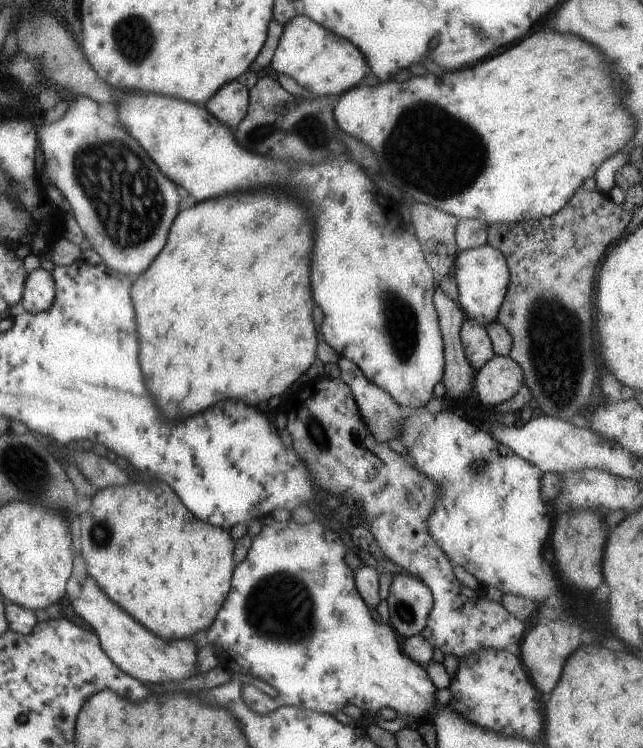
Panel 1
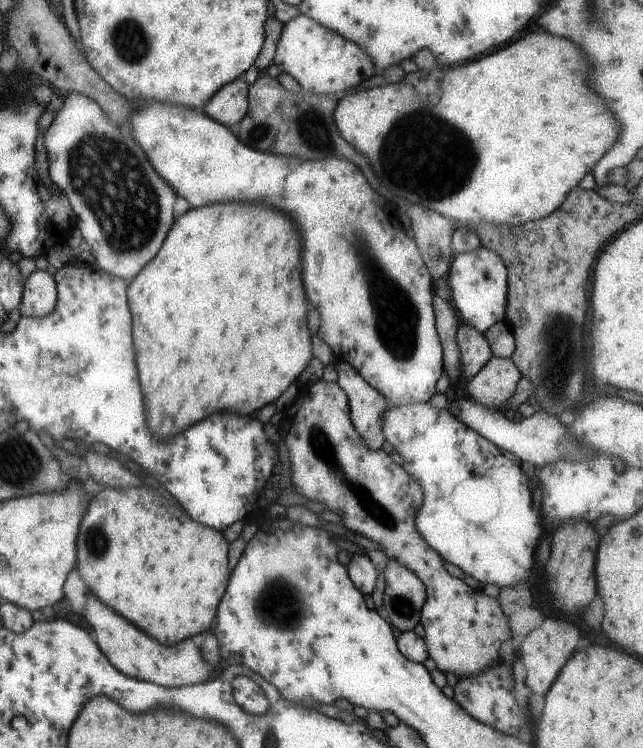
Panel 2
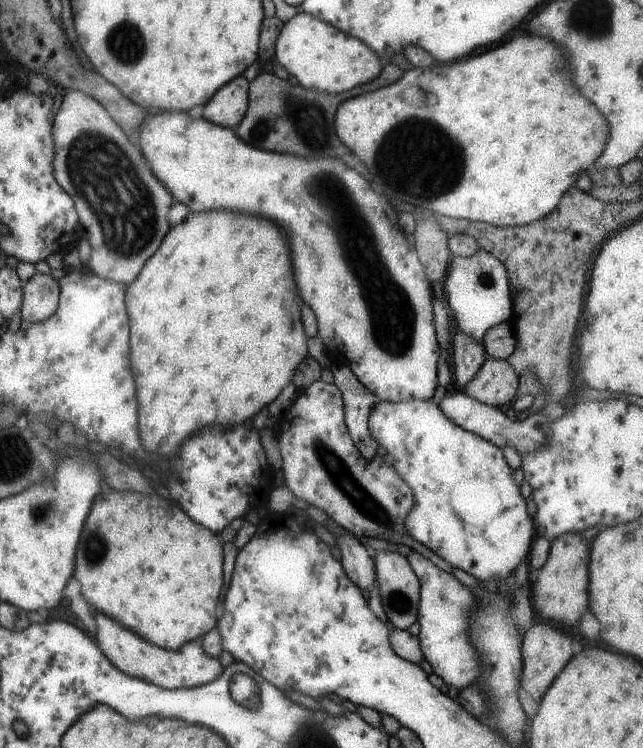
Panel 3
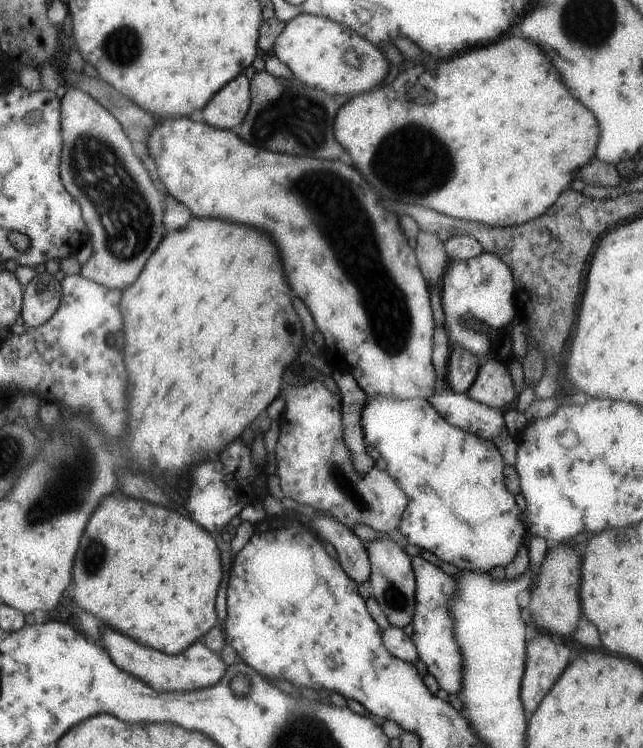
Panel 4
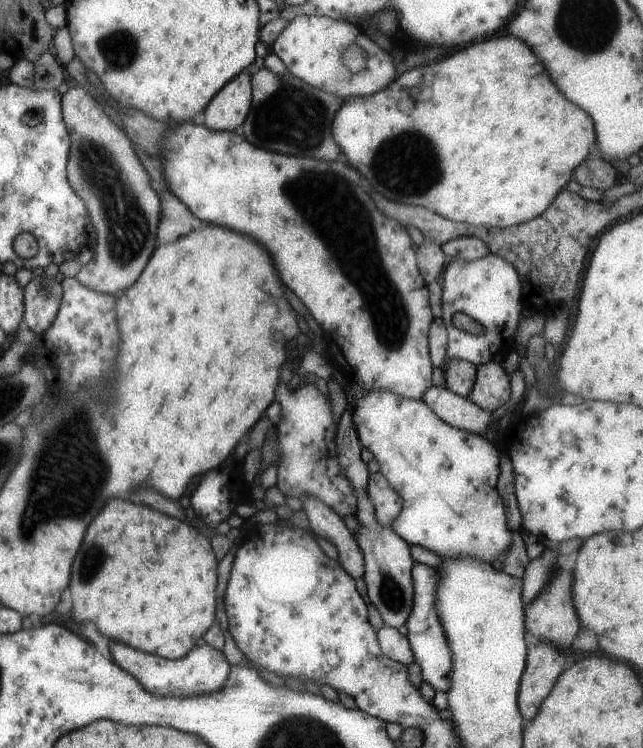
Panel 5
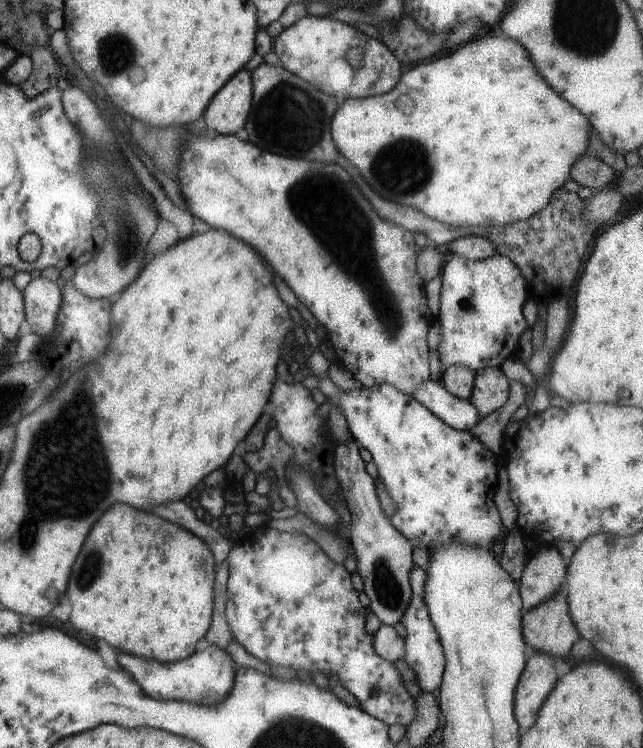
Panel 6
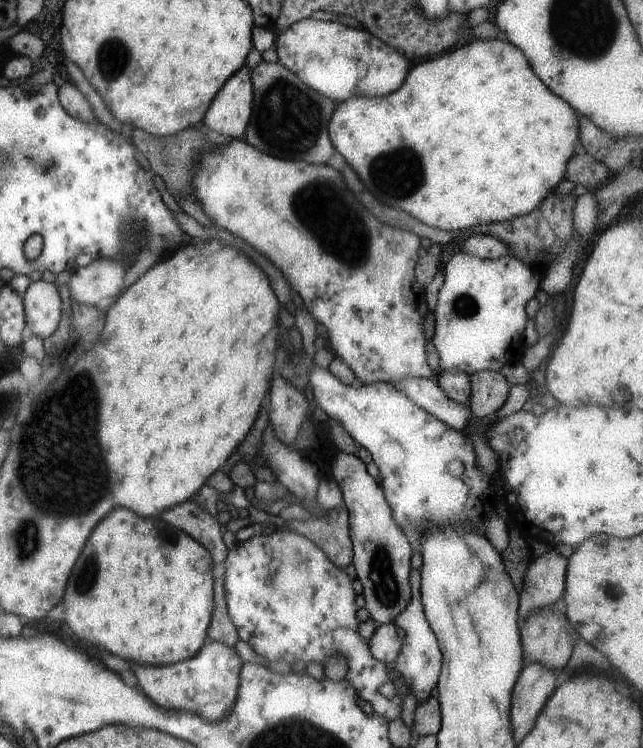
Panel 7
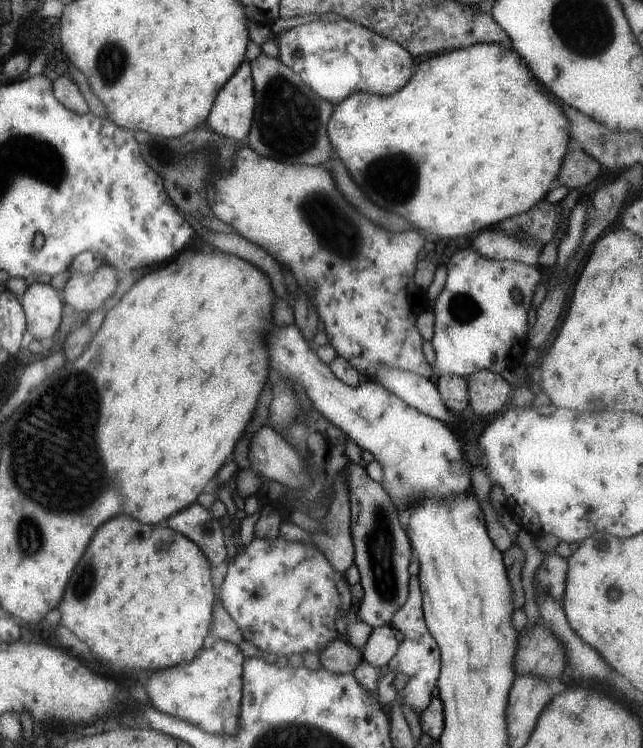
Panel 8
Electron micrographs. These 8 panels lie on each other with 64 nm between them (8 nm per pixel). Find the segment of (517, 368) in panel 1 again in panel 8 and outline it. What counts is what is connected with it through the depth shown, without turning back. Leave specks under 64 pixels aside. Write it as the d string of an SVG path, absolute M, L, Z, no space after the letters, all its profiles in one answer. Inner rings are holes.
M482 369L467 376L469 412L478 417L492 415L502 409L510 398L511 386L502 375Z

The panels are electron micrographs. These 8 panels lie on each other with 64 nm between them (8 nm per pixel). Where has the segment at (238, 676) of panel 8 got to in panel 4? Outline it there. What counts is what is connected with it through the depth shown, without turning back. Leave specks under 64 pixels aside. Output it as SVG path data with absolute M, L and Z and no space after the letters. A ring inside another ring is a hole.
M104 628L102 630L102 638L104 648L108 652L108 656L112 658L112 662L126 670L132 676L138 676L140 680L144 680L146 684L150 682L150 686L158 692L186 692L186 690L196 690L196 688L206 688L216 684L222 676L225 675L228 666L219 653L212 652L202 642L194 642L188 646L188 650L180 652L178 656L168 656L160 650L152 650L148 646L140 646L136 640L124 636L122 632L116 632L112 628Z

